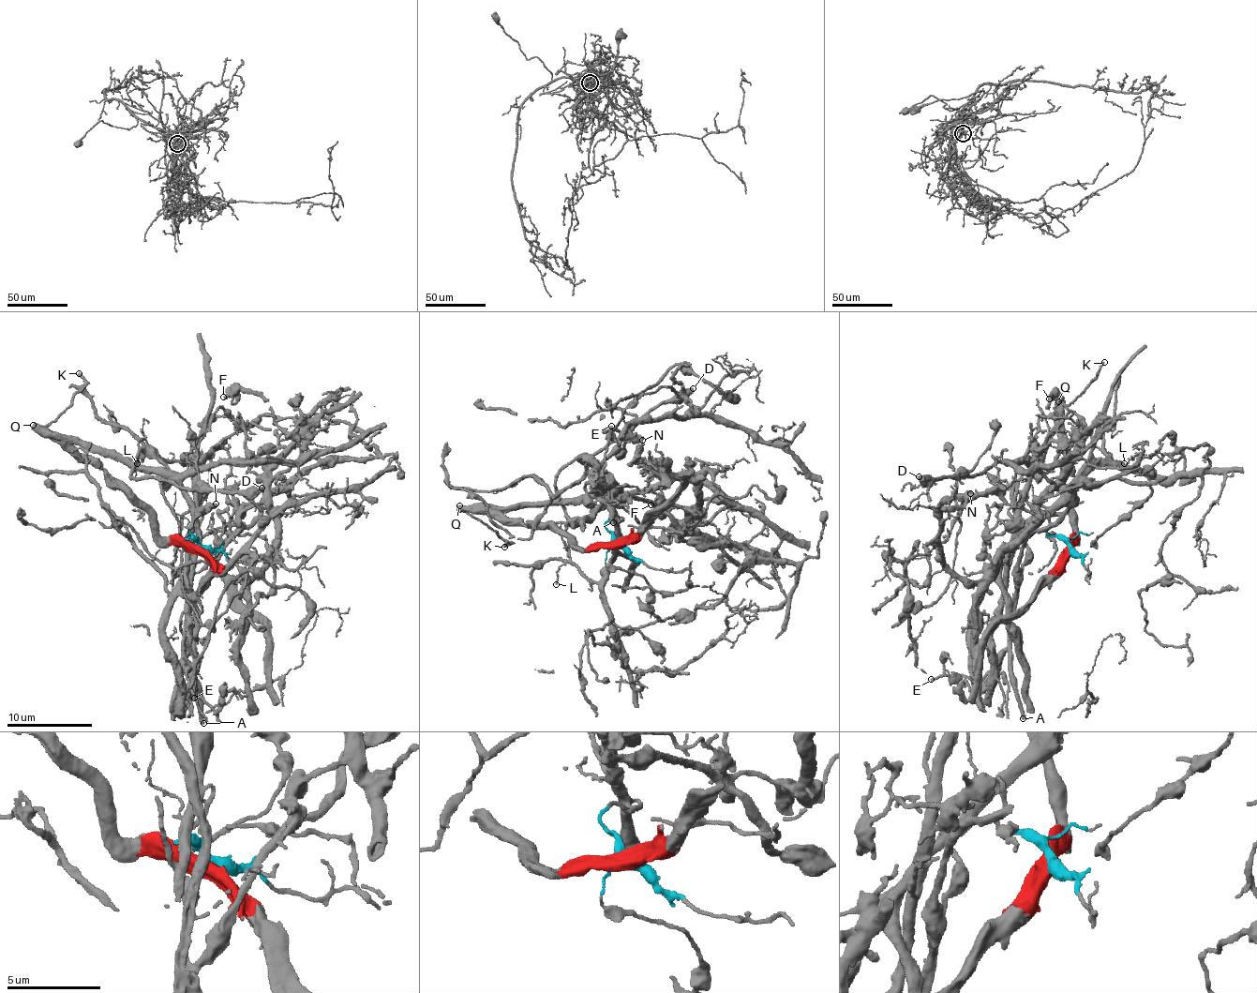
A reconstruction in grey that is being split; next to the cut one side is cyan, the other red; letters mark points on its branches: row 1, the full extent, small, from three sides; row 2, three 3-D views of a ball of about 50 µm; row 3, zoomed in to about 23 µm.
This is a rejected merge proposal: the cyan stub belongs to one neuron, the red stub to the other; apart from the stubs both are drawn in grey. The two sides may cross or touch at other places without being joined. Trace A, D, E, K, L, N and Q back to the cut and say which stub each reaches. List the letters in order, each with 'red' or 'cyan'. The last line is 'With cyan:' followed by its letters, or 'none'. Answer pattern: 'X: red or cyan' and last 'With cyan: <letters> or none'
A: cyan
D: cyan
E: cyan
K: red
L: cyan
N: cyan
Q: red
With cyan: A, D, E, L, N

